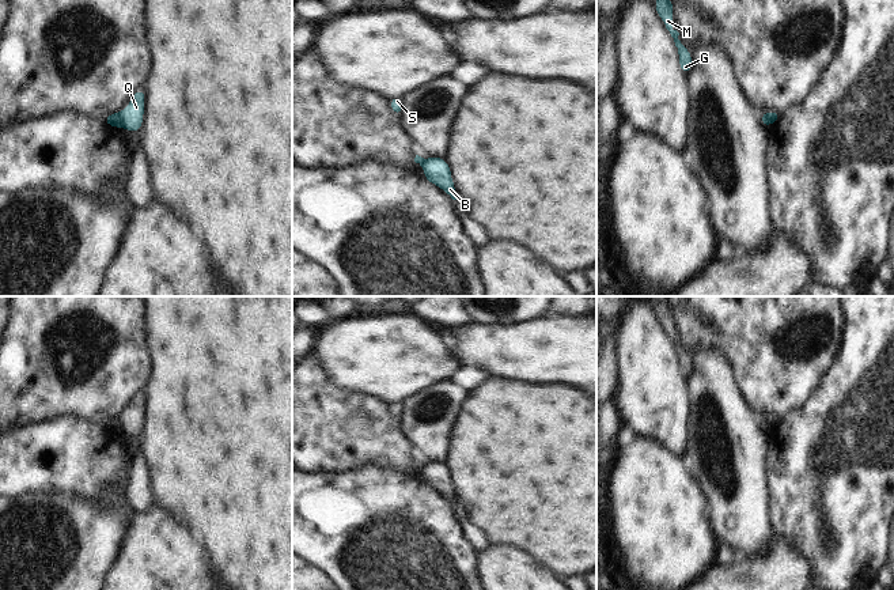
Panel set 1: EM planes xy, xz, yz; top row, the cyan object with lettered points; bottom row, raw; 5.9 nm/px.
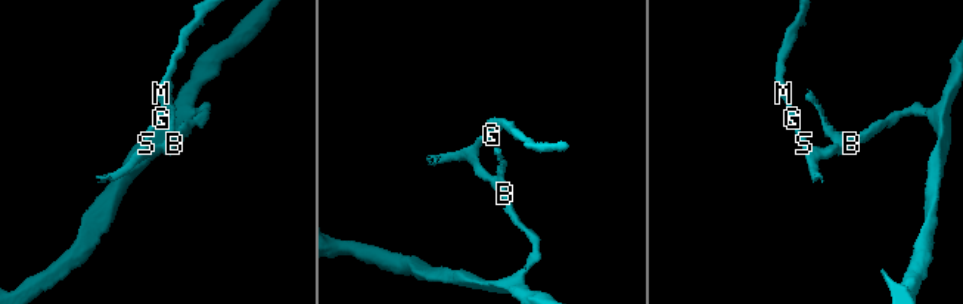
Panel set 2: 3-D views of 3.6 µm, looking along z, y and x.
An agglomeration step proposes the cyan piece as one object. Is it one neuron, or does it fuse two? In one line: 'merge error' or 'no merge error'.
merge error

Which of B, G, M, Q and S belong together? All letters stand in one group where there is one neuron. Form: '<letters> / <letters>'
B Q / G M S

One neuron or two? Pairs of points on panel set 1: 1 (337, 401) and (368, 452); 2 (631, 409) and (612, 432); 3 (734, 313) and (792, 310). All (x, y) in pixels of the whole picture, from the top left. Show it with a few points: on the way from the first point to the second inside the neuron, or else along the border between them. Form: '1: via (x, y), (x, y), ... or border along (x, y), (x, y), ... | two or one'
1: via (337, 416), (337, 428), (353, 445) | one
2: border along (617, 405), (621, 418) | two
3: via (749, 310), (777, 310) | one

